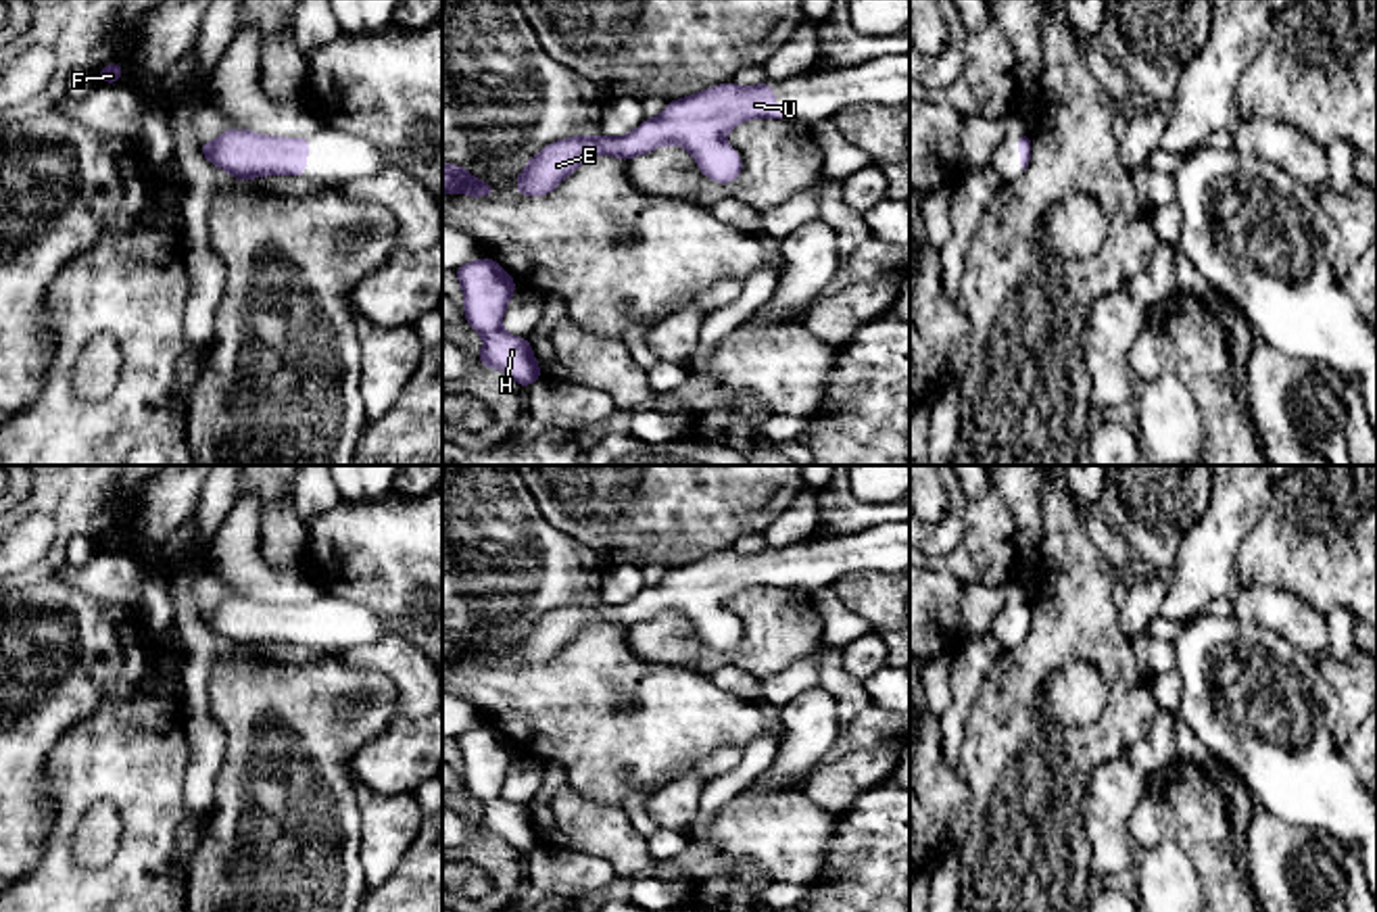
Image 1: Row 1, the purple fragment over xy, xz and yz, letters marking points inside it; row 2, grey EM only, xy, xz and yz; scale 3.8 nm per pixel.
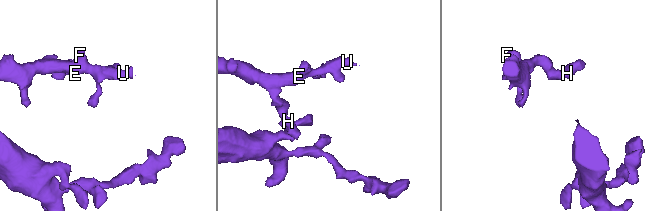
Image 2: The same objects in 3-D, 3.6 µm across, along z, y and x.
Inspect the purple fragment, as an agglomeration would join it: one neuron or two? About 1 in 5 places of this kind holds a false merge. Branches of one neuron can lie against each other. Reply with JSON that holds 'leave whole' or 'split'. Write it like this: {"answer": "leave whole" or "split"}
{"answer": "leave whole"}

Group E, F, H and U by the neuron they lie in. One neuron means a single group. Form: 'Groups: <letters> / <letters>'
Groups: E F H U

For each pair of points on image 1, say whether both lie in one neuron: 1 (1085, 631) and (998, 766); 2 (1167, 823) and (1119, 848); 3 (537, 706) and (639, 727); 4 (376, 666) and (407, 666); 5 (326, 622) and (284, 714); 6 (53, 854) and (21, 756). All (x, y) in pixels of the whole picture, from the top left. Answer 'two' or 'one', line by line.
1: one
2: two
3: one
4: one
5: two
6: two

